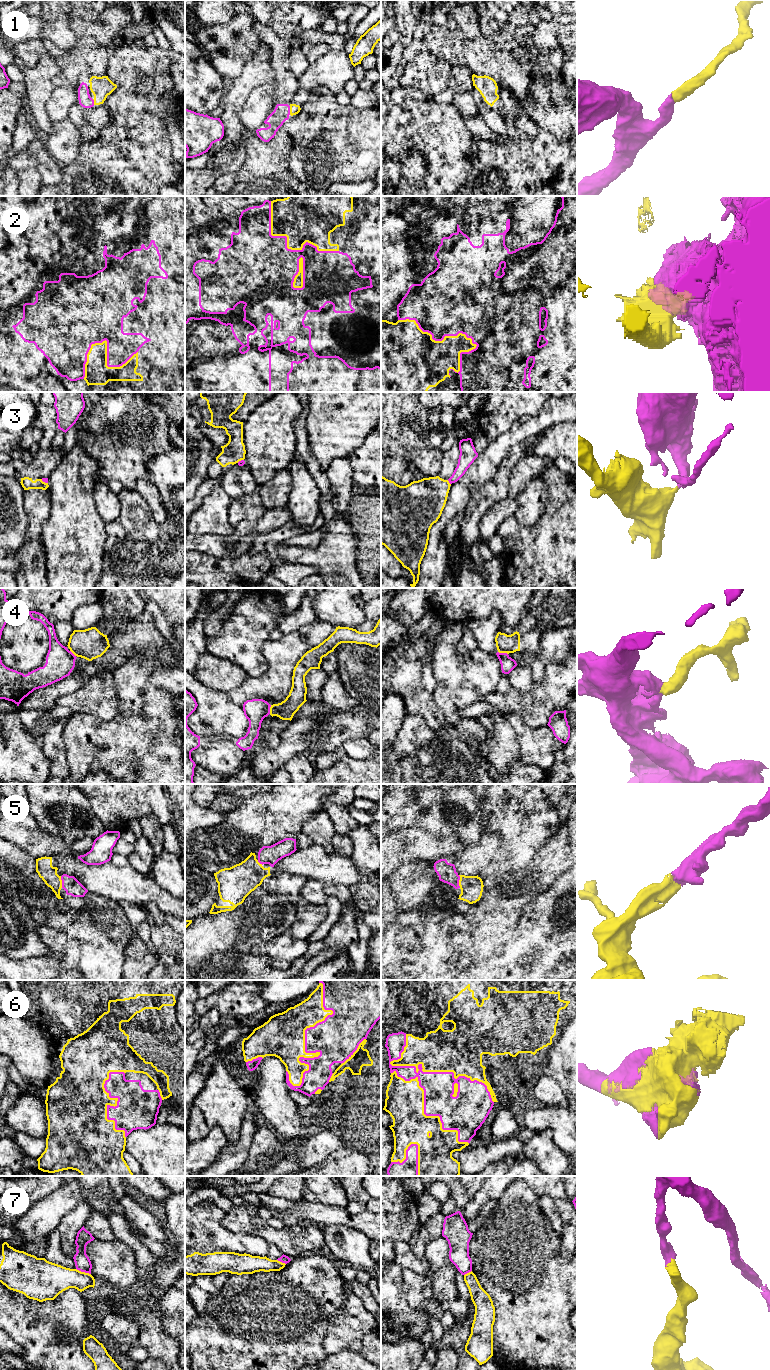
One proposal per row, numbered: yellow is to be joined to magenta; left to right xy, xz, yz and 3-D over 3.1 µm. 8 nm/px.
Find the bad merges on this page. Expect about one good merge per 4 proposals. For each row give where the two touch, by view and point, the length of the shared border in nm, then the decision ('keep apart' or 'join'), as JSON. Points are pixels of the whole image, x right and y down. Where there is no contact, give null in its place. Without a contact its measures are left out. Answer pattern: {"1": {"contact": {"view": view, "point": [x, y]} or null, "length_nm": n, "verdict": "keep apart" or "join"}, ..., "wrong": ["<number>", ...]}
{"1": {"contact": {"view": "xz", "point": [289, 110]}, "length_nm": 70, "verdict": "join"}, "2": {"contact": {"view": "yz", "point": [437, 340]}, "length_nm": 650, "verdict": "keep apart"}, "3": {"contact": {"view": "yz", "point": [449, 482]}, "length_nm": 50, "verdict": "keep apart"}, "4": {"contact": {"view": "yz", "point": [503, 653]}, "length_nm": 80, "verdict": "keep apart"}, "5": {"contact": {"view": "yz", "point": [458, 881]}, "length_nm": 110, "verdict": "join"}, "6": {"contact": {"view": "xz", "point": [305, 1046]}, "length_nm": 850, "verdict": "join"}, "7": {"contact": {"view": "xy", "point": [83, 1271]}, "length_nm": 130, "verdict": "keep apart"}, "wrong": ["2", "3", "4", "7"]}

